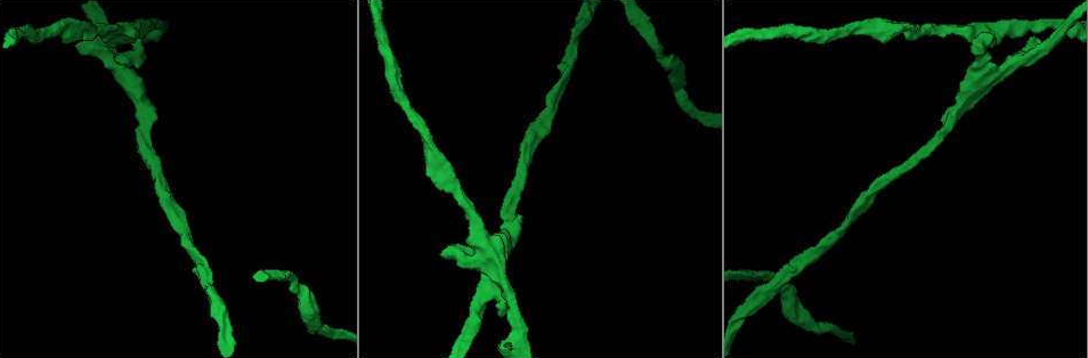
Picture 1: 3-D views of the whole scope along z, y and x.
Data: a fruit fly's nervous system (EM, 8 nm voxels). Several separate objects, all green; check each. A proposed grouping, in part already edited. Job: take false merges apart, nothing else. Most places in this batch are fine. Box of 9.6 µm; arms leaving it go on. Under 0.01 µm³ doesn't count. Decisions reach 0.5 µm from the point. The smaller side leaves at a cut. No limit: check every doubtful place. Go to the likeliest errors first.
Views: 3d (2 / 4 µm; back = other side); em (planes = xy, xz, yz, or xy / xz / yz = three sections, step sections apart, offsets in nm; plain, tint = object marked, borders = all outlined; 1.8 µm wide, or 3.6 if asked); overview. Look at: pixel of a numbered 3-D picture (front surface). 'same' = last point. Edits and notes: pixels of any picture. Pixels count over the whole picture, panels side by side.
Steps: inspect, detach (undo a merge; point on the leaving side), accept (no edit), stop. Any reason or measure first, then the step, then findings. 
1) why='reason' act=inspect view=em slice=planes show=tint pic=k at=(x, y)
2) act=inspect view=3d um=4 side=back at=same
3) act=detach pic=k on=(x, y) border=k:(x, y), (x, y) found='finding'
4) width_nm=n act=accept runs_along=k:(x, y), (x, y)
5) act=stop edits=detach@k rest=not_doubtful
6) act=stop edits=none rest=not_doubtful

why='four arms meet' act=inspect view=3d um=2 pic=1 at=(115, 41)

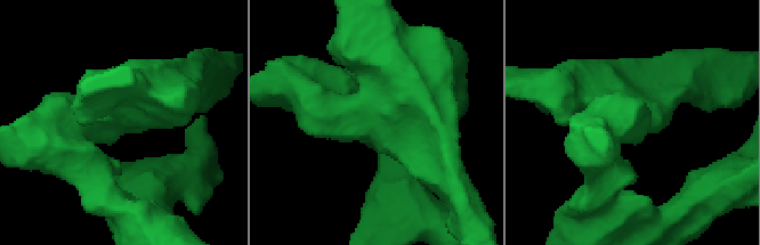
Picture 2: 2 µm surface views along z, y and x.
why='shape alone is not enough' act=inspect view=em slice=planes show=plain pic=2 at=(378, 107)

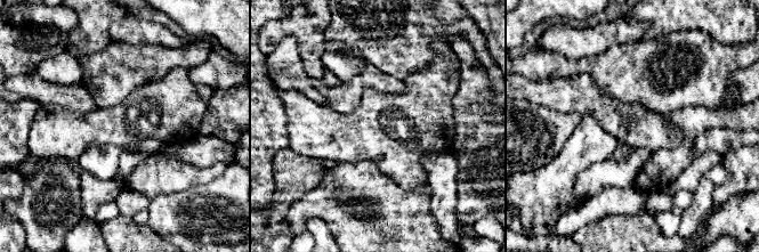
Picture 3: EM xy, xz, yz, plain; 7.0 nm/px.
act=inspect view=em slice=planes show=tint at=same

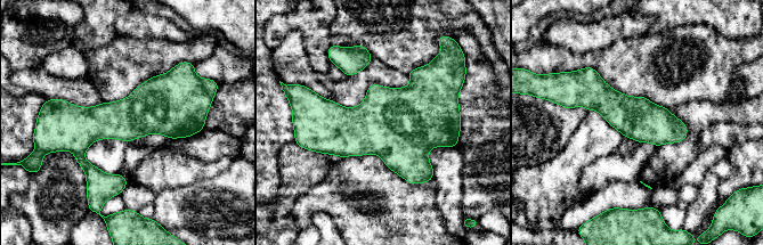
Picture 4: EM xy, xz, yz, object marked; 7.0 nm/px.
act=detach pic=4 on=(61, 125) found='two neurons meet here'

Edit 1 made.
act=inspect view=em slice=xy step=8 show=tint pic=1 at=(682, 93)

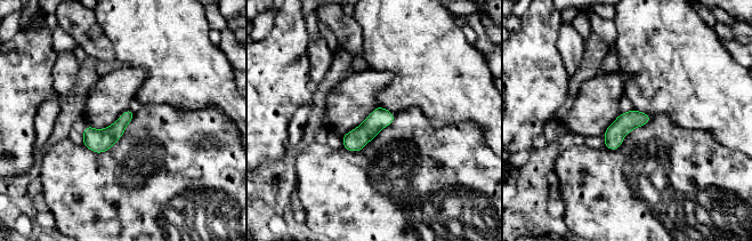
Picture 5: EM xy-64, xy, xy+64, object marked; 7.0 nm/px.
why='another direction' act=inspect view=em slice=planes show=borders at=same

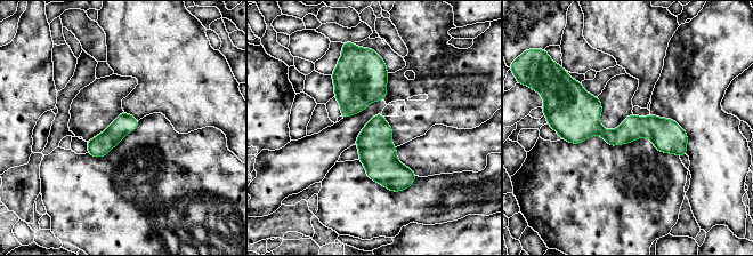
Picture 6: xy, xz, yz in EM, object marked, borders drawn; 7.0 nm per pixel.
act=accept found='all the same neuron'

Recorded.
why='three arms meet' act=inspect view=3d um=2 pic=1 at=(487, 288)

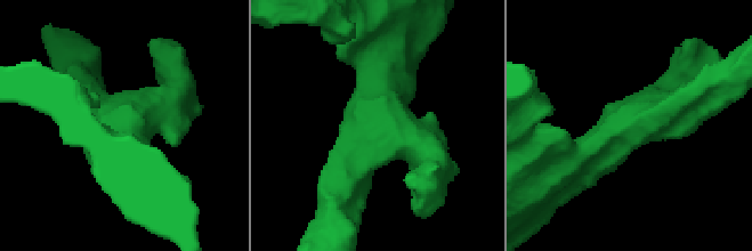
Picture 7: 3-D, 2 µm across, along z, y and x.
arms=3 arm_widths_nm=280,280,380 why='now the EM' act=inspect view=em um=3.6 slice=xy step=8 show=tint pic=7 at=(375, 124)

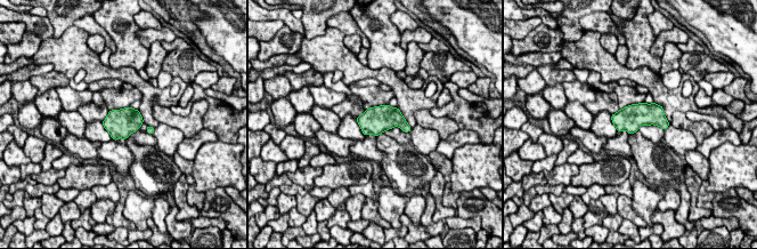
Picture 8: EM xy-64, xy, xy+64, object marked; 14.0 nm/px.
why='cut it another way' act=inspect view=em um=3.6 slice=planes show=tint at=same

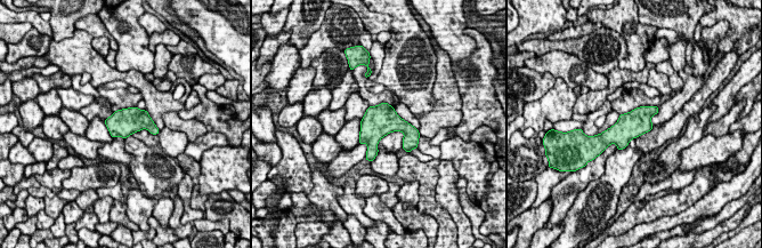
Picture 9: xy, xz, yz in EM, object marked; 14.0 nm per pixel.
act=accept found='continuous, no second neuron'

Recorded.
act=stop edits=detach@4 rest=not_doubtful

